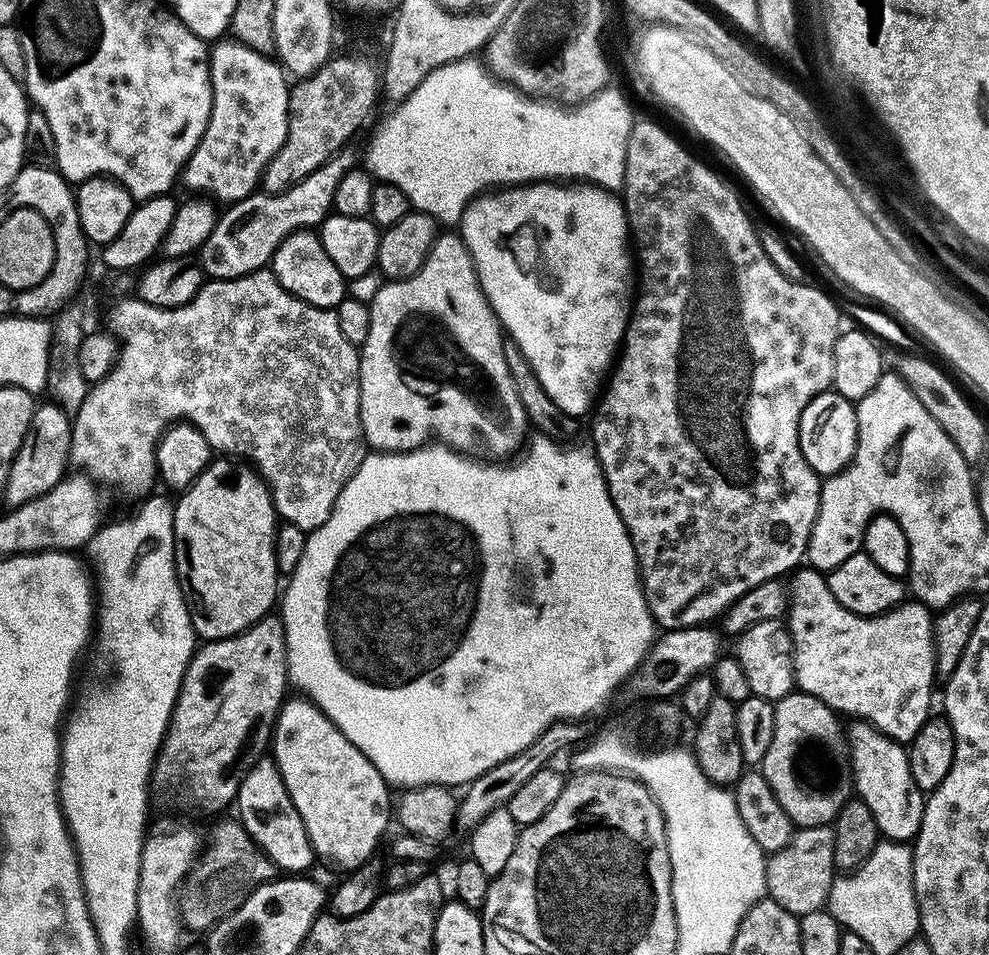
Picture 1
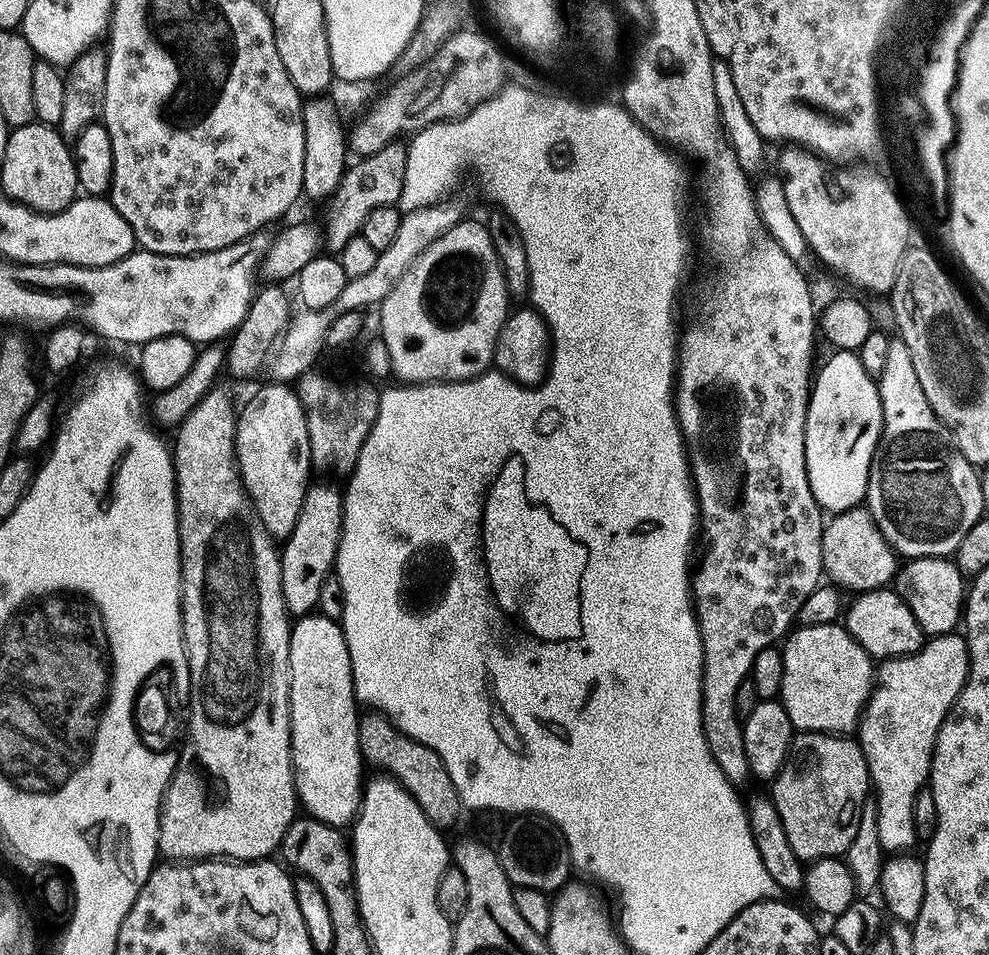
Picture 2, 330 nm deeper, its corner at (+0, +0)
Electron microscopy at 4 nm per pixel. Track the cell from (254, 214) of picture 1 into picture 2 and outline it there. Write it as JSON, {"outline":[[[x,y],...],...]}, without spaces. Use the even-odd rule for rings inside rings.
{"outline":[[[393,142],[385,144],[374,154],[357,159],[357,164],[345,171],[342,182],[336,187],[336,193],[327,201],[328,209],[324,212],[322,236],[329,253],[339,254],[346,242],[350,242],[350,238],[360,235],[360,227],[366,222],[366,214],[370,214],[370,210],[378,206],[399,205],[402,182],[406,178],[407,157],[407,143]]]}

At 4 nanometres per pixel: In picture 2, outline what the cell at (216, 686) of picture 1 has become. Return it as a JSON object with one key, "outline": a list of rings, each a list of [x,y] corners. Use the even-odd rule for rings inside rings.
{"outline":[[[313,483],[302,502],[302,510],[298,514],[298,522],[294,522],[294,530],[279,549],[282,596],[289,617],[306,616],[316,608],[322,582],[326,582],[326,578],[333,575],[336,567],[343,517],[344,497],[341,489],[336,489],[332,484]]]}

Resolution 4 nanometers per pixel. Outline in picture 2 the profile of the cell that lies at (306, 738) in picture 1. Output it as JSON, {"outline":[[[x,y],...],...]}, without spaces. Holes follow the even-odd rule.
{"outline":[[[319,614],[301,616],[291,625],[290,628],[290,654],[288,655],[288,701],[290,702],[290,734],[292,735],[292,777],[296,783],[296,799],[299,807],[314,820],[320,820],[324,824],[331,824],[332,827],[343,829],[351,825],[356,819],[356,813],[360,810],[362,799],[362,779],[360,775],[366,771],[360,754],[360,743],[358,742],[359,717],[358,701],[354,682],[352,681],[352,663],[350,662],[350,650],[346,646],[344,629],[339,623]]]}

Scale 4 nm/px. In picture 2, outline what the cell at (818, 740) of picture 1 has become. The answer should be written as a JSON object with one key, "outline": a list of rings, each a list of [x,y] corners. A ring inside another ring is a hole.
{"outline":[[[800,732],[793,735],[788,757],[780,767],[776,779],[771,781],[770,795],[774,806],[778,806],[782,826],[786,826],[786,838],[790,838],[790,846],[802,862],[821,860],[827,856],[843,857],[850,842],[854,842],[854,834],[860,821],[860,809],[870,796],[870,781],[864,751],[855,739],[848,739],[852,738],[827,732]]]}

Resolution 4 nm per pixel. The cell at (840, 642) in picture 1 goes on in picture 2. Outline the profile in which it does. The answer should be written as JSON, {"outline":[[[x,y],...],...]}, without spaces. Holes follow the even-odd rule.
{"outline":[[[955,631],[933,635],[925,639],[923,648],[919,648],[914,654],[883,661],[875,669],[872,694],[860,717],[858,743],[868,763],[868,779],[876,806],[878,842],[888,854],[904,854],[918,844],[914,830],[914,802],[921,788],[929,783],[932,751],[942,722],[968,681],[968,641],[963,635],[956,635]]]}

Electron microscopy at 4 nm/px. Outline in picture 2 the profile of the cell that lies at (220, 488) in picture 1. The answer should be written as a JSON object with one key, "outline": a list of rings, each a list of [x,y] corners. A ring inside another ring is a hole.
{"outline":[[[267,382],[239,409],[236,418],[236,462],[244,489],[252,500],[252,507],[266,530],[277,541],[287,540],[298,522],[302,502],[310,487],[308,475],[314,472],[312,466],[312,447],[308,433],[308,419],[300,401],[299,391],[288,382]]]}

